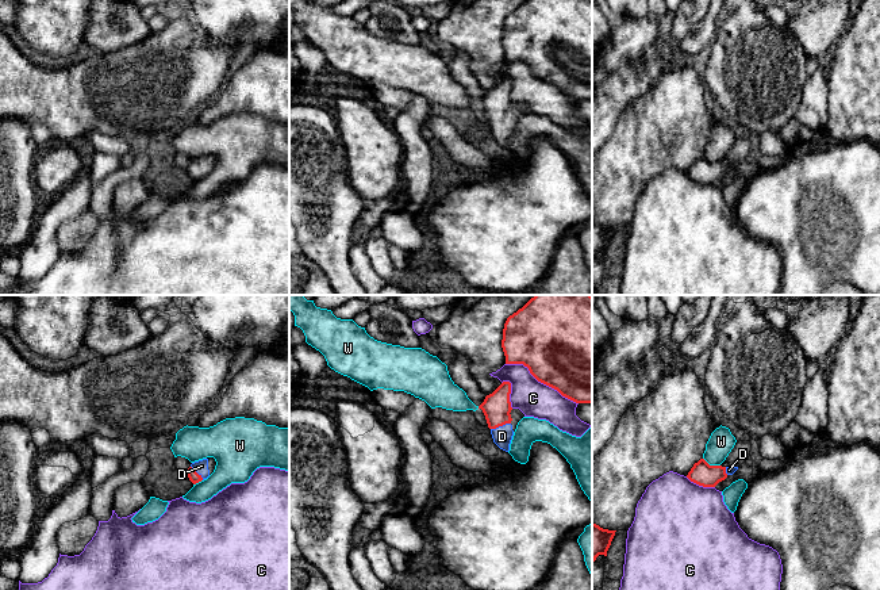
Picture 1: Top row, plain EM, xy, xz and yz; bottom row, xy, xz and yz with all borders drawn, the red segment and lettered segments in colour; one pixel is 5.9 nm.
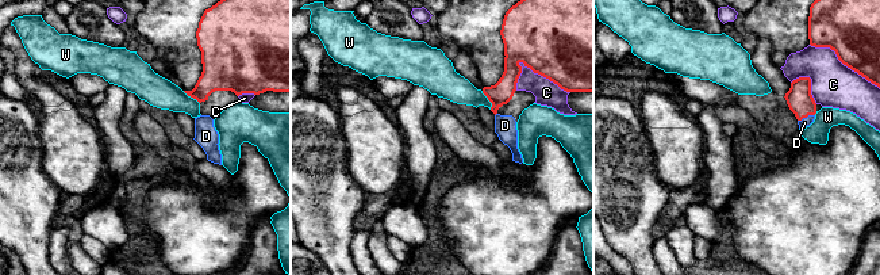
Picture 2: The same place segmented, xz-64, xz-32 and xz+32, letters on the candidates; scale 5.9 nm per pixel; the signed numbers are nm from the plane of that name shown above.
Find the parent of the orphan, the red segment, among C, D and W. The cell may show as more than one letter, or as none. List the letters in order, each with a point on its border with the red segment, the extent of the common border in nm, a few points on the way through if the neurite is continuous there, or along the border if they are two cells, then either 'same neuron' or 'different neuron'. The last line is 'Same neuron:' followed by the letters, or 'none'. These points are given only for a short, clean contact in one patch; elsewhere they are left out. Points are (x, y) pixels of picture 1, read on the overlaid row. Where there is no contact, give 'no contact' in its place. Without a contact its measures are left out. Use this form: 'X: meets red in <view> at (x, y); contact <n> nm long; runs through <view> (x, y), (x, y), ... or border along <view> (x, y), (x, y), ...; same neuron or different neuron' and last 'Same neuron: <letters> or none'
C: meets red in xz at (541, 382); contact 500 nm long; different neuron
D: meets red in xz at (500, 425); contact 130 nm long; runs through xz (496, 406), (500, 425), (502, 436); same neuron
W: meets red in yz at (711, 466); contact 120 nm long; different neuron
Same neuron: D

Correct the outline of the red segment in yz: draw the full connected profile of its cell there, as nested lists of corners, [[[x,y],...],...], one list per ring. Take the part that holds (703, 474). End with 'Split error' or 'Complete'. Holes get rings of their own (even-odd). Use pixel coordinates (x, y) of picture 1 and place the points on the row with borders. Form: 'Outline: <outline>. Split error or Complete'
Outline: [[[700,459],[693,464],[687,478],[699,486],[715,487],[737,470],[738,467],[710,466],[704,459]]]. Split error

